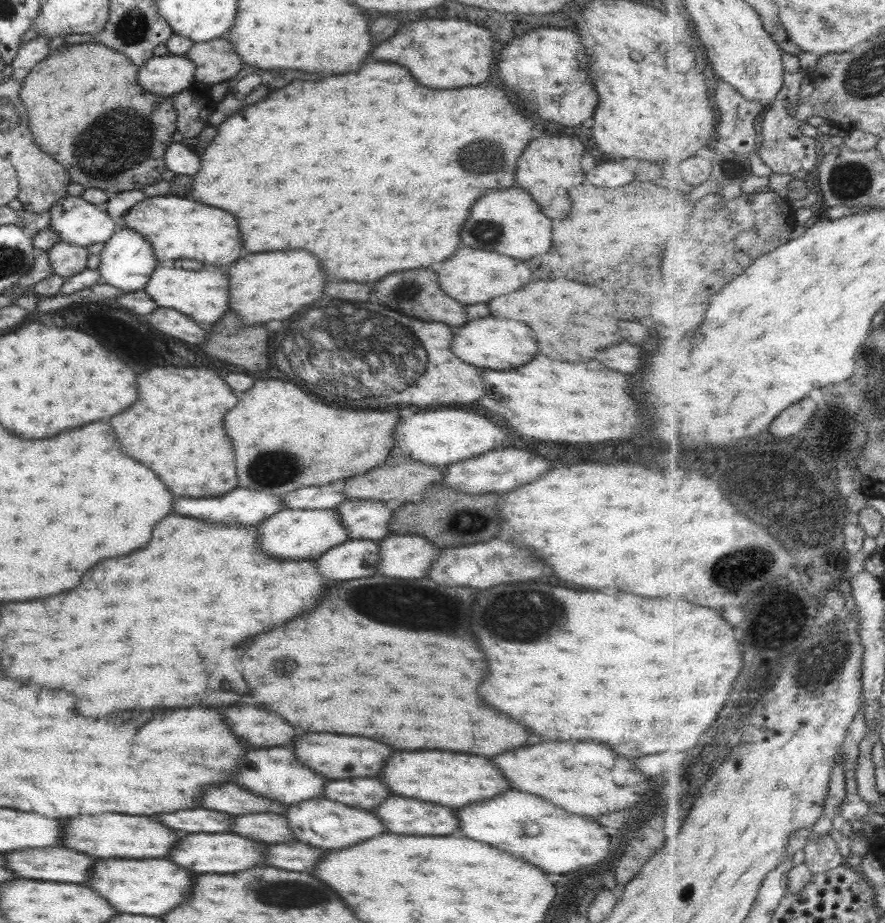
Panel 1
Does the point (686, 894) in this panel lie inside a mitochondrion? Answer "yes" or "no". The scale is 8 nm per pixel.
no

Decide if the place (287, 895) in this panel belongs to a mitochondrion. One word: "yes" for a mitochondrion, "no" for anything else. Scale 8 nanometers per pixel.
yes

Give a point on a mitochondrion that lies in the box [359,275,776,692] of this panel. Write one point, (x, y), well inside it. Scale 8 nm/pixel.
(537, 615)

